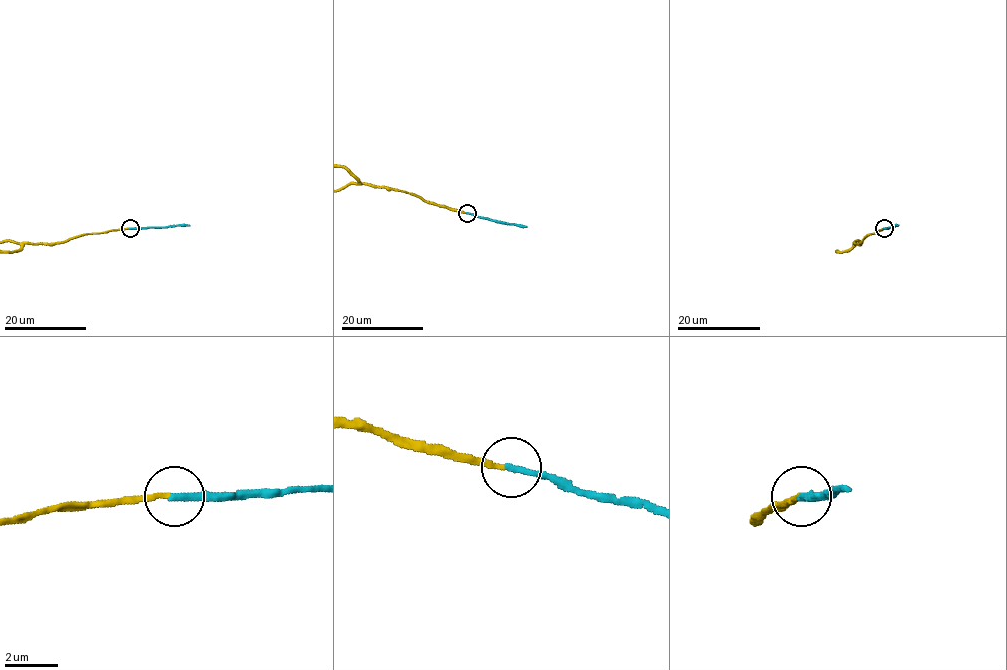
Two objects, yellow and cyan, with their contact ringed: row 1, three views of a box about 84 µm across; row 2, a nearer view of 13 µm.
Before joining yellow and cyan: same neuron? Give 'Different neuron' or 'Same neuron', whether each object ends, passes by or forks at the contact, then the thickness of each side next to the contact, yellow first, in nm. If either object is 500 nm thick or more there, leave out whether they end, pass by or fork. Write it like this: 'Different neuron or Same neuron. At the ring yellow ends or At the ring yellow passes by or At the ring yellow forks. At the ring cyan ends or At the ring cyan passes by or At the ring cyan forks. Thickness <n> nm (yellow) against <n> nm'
Same neuron. At the ring yellow ends. At the ring cyan ends. Thickness 200 nm (yellow) against 240 nm

